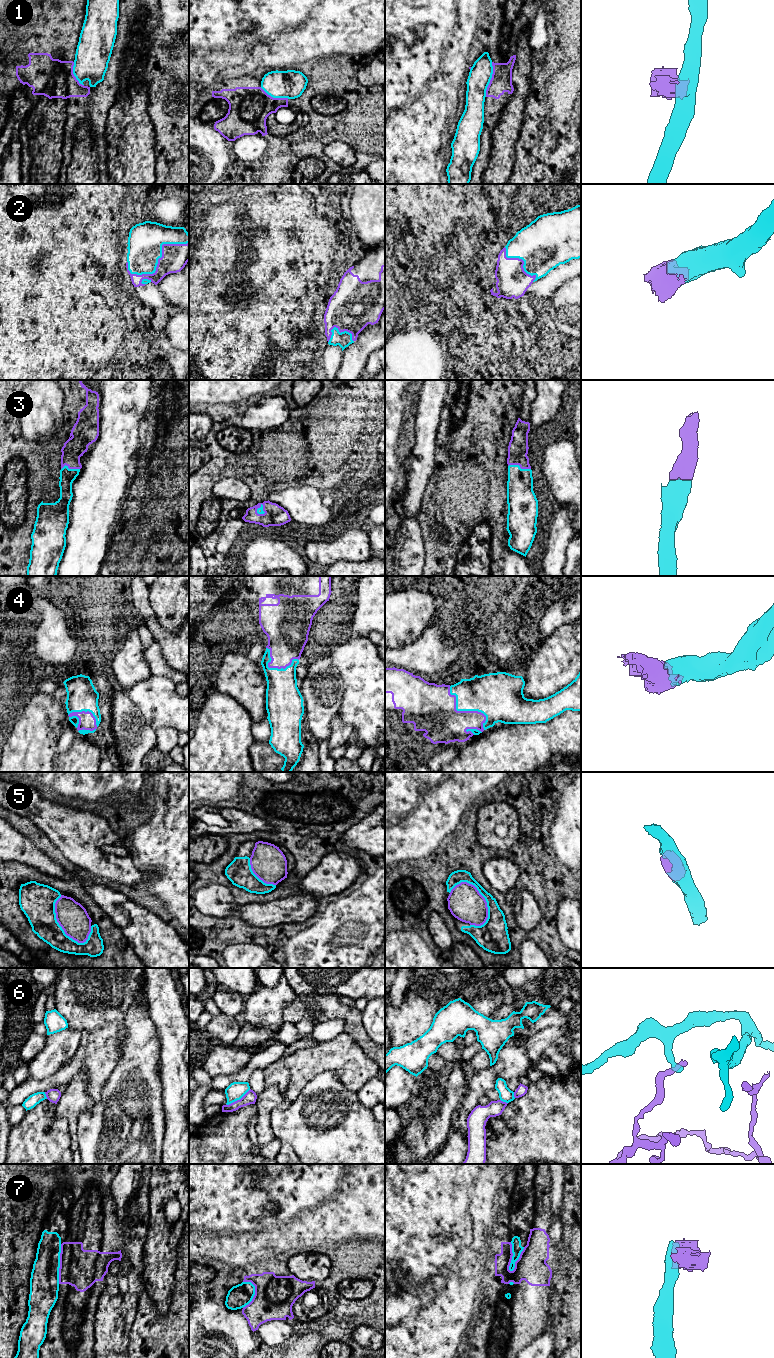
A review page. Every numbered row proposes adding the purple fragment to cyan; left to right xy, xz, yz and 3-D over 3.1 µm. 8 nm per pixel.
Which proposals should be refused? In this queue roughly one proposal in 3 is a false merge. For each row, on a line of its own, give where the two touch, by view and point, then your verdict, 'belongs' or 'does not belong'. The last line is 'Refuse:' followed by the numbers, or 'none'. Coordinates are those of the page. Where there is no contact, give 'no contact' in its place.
1: yz (490, 79) | does not belong
2: xy (158, 258) | belongs
3: yz (519, 466) | belongs
4: yz (465, 710) | belongs
5: yz (478, 890) | belongs
6: xz (238, 1099) | does not belong
7: yz (512, 1257) | does not belong
Refuse: 1, 6, 7

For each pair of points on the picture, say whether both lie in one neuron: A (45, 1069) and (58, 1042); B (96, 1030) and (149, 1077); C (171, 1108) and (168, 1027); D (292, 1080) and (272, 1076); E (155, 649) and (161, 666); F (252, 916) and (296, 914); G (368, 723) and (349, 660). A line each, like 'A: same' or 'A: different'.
A: same
B: different
C: same
D: same
E: same
F: same
G: same

